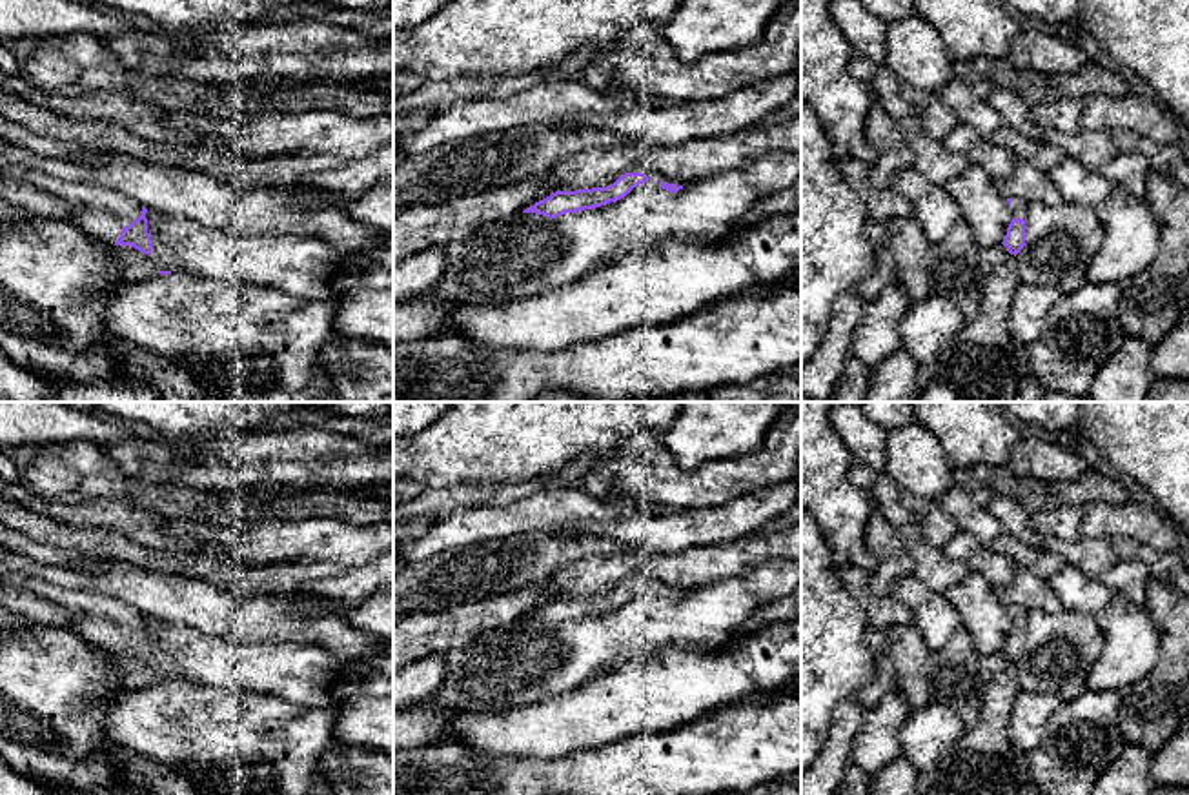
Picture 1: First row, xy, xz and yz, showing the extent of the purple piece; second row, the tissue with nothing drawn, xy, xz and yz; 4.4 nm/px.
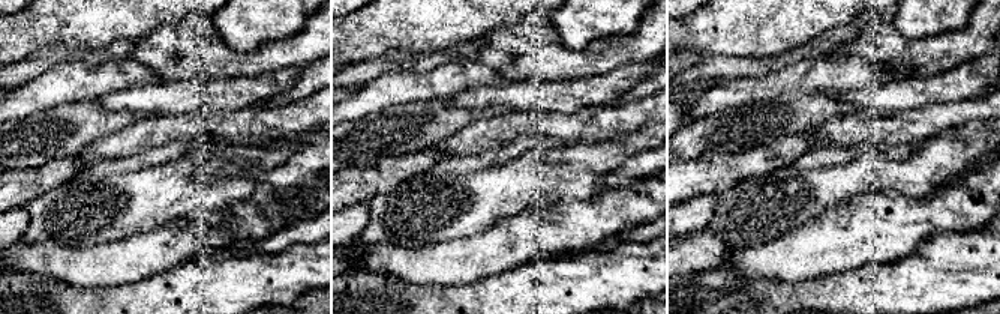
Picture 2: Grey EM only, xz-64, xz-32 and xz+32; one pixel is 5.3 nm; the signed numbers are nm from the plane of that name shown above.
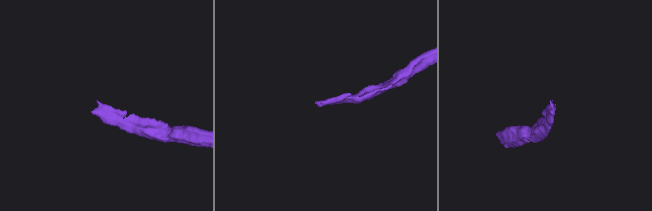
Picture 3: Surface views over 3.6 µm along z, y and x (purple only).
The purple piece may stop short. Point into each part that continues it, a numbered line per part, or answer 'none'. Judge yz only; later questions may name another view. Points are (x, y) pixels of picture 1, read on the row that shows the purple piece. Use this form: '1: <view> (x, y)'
1: yz (1018, 206)

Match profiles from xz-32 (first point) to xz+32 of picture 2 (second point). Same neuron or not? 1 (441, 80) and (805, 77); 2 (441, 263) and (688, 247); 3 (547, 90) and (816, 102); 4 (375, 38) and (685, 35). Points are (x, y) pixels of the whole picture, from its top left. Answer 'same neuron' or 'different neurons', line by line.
1: same neuron
2: different neurons
3: different neurons
4: same neuron

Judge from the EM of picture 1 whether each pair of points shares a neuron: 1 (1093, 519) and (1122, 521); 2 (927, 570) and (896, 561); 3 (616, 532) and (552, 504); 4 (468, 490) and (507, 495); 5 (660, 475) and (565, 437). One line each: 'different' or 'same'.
1: same
2: different
3: different
4: same
5: different

